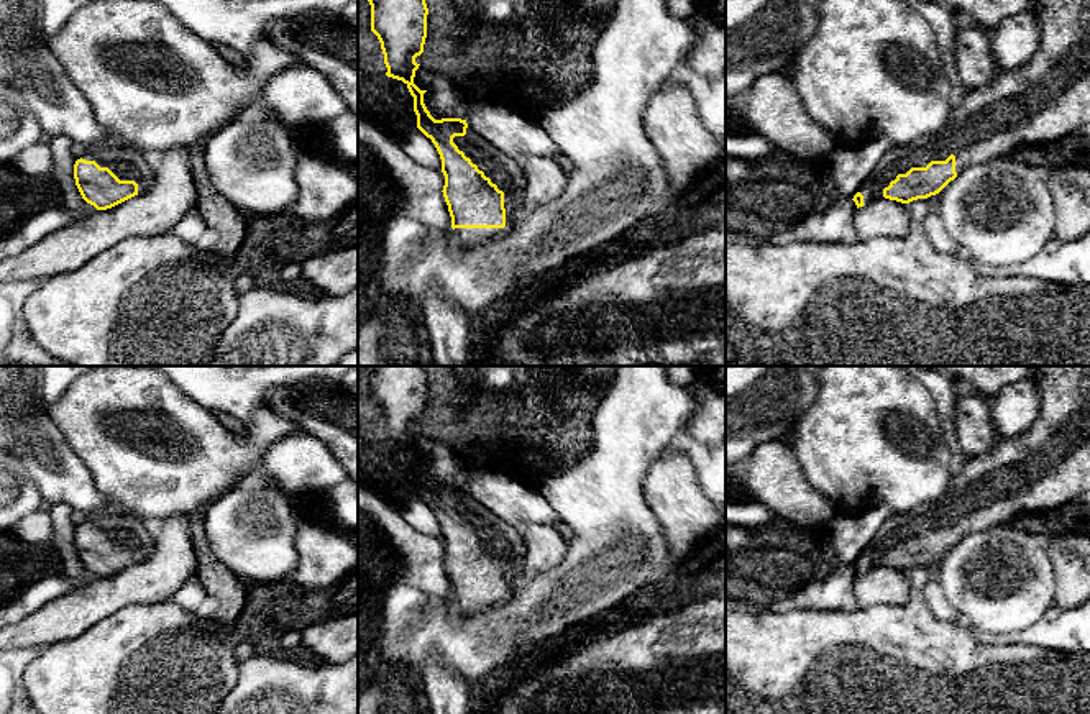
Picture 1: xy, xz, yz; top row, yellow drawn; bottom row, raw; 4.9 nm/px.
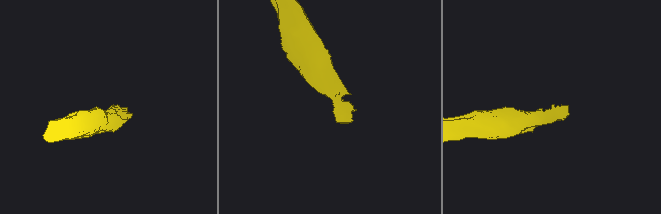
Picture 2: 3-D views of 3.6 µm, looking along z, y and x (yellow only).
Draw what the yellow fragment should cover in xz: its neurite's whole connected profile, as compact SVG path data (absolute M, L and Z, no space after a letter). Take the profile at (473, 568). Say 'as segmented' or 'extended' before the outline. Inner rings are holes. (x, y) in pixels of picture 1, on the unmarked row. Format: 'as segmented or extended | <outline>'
extended | M364 366L371 373L371 399L378 404L381 417L384 422L384 432L387 435L386 443L402 448L410 463L414 465L414 479L417 483L417 496L432 507L440 527L442 540L445 543L443 565L448 573L451 584L451 596L460 609L466 614L483 612L486 609L501 606L509 601L515 591L515 578L524 568L525 542L519 533L517 527L506 524L504 520L492 515L489 510L476 504L466 487L461 486L442 486L435 487L424 471L424 461L414 451L415 438L420 432L415 425L424 420L424 412L427 405L427 382L428 376L425 366Z

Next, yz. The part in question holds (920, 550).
extended | M1036 366L1031 379L1039 392L1039 417L1031 428L1014 438L998 437L982 456L969 458L960 473L954 474L949 489L934 502L924 502L909 512L893 514L877 532L873 542L854 563L863 574L873 566L909 571L939 561L950 548L972 532L1011 524L1023 514L1056 510L1090 491L1090 366Z

